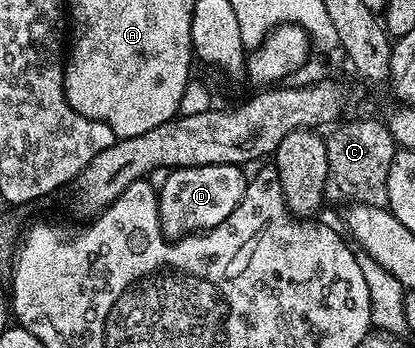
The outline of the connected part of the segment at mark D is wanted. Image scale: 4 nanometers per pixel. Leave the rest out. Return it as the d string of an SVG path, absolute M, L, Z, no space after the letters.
M198 165L169 170L165 183L158 187L160 224L165 236L174 240L222 225L246 193L249 176L244 171L240 165Z

